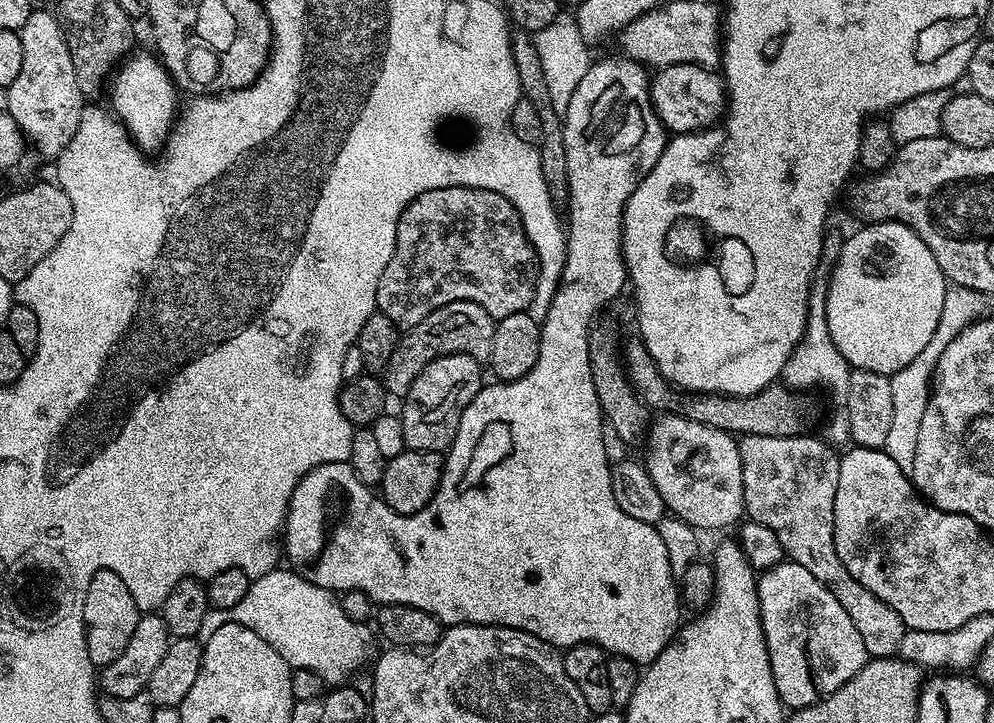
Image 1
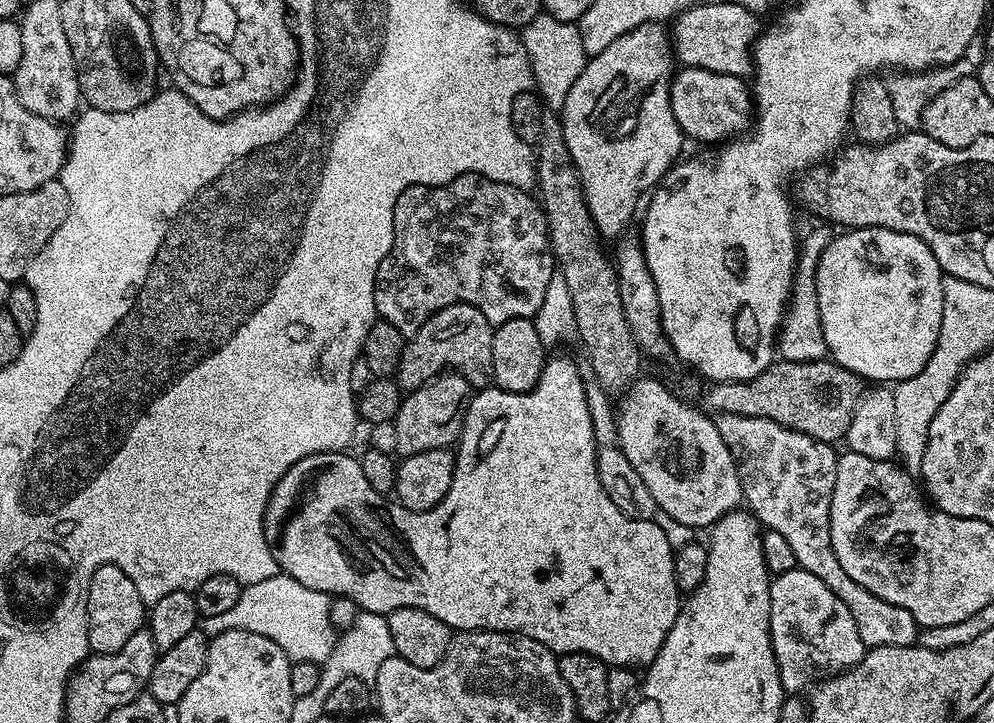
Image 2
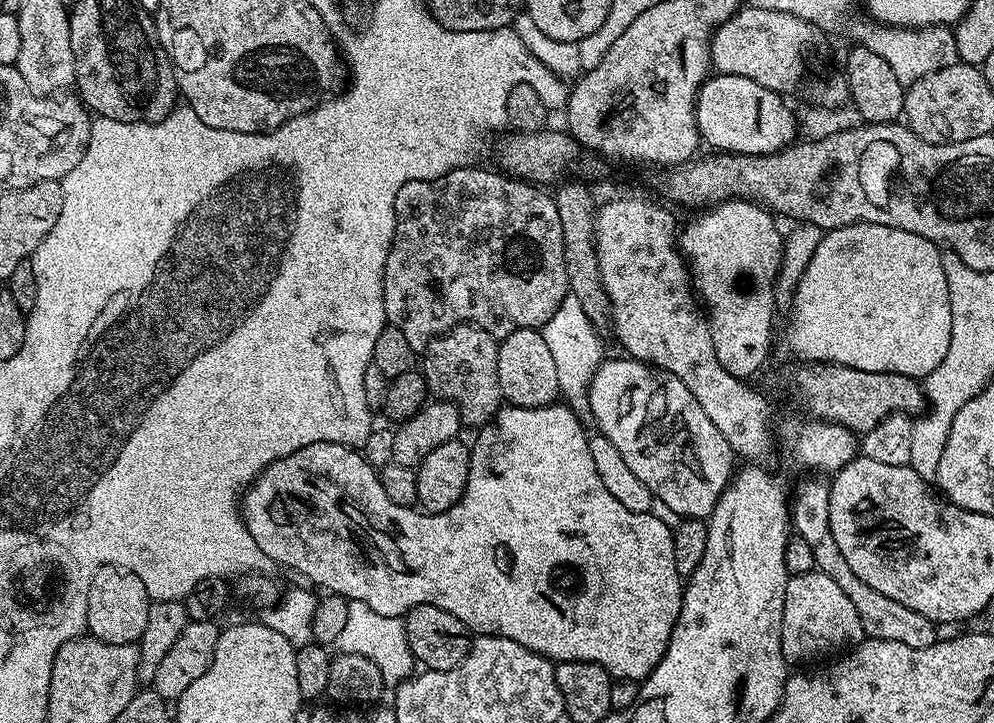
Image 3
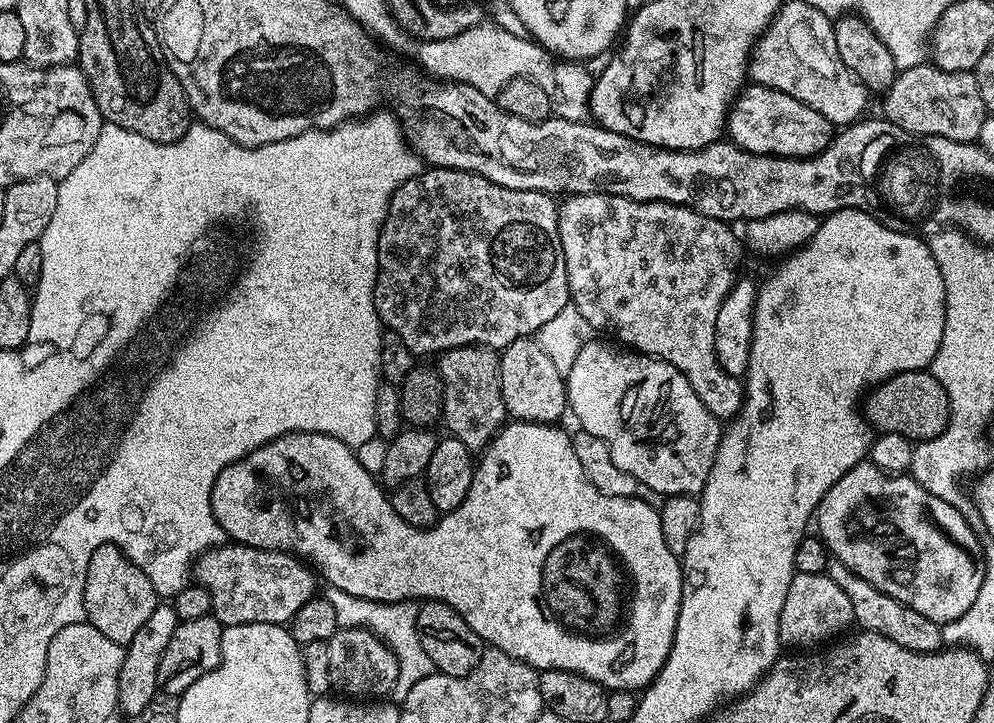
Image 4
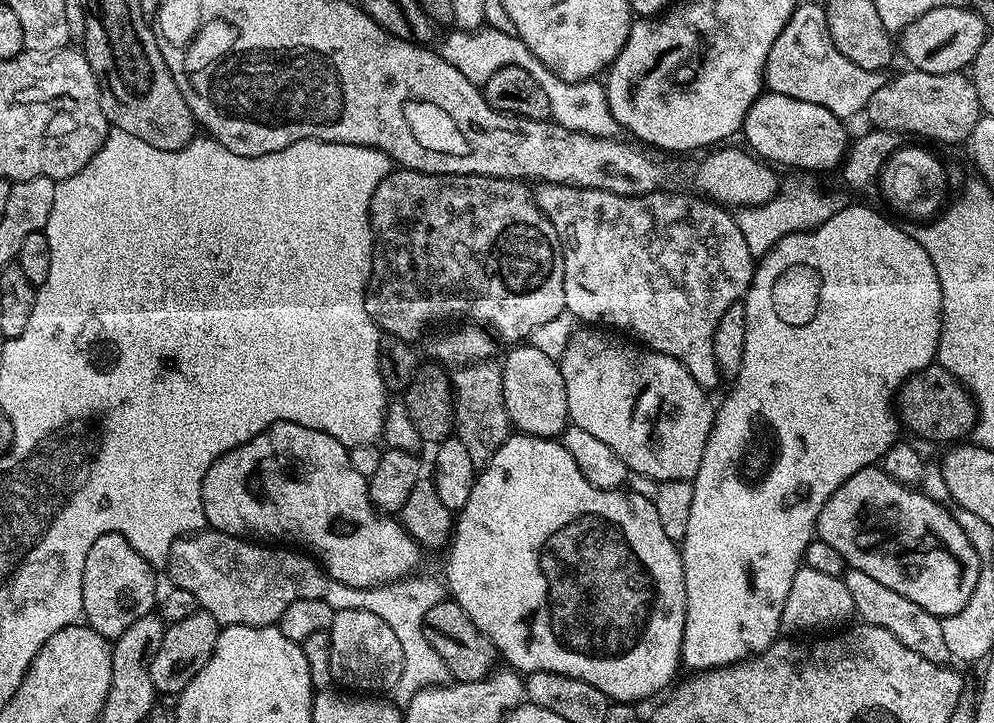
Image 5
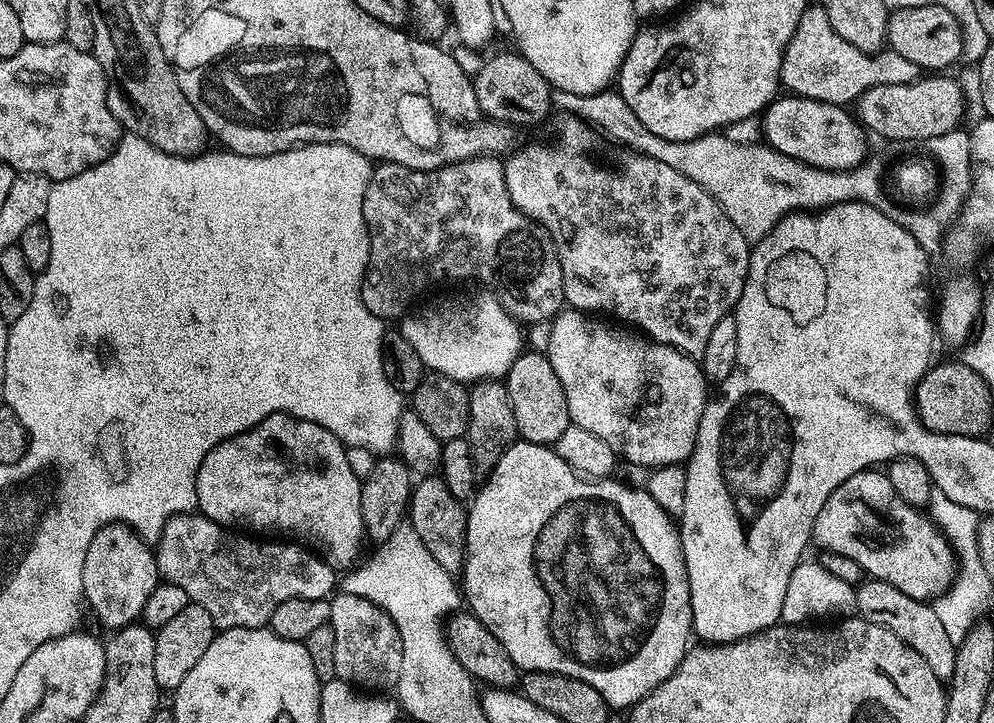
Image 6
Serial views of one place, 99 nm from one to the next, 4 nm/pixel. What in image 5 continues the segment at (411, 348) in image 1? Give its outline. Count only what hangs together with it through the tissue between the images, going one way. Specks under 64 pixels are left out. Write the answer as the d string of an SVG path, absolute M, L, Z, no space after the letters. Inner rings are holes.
M489 358L469 362L459 365L451 373L452 401L456 411L454 436L462 442L462 446L466 446L470 462L477 466L488 464L510 435L508 415L502 398L502 367L494 361L495 359Z

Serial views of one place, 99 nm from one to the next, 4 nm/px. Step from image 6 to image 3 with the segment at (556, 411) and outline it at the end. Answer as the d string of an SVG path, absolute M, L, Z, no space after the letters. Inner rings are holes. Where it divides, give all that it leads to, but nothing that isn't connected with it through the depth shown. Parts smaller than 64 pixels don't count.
M519 328L499 341L498 382L501 397L514 408L544 408L561 399L558 370L550 355L550 346L546 346L543 331Z

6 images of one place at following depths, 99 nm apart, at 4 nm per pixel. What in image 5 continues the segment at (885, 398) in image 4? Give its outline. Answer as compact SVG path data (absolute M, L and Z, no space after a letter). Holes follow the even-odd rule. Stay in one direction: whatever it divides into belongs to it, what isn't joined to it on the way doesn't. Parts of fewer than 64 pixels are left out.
M929 366L905 380L898 393L898 416L903 427L924 440L937 440L944 446L967 437L978 419L972 393L939 366Z

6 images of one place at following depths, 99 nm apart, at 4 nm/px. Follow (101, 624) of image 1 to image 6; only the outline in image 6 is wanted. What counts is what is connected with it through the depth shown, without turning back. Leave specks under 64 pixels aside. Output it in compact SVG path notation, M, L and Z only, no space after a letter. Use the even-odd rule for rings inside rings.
M107 524L94 534L90 542L90 550L86 554L86 562L82 562L82 586L84 587L83 599L88 599L88 604L93 612L100 618L108 630L119 630L139 621L142 606L146 606L146 598L154 591L158 583L158 569L156 554L150 547L149 541L142 539L129 524Z

